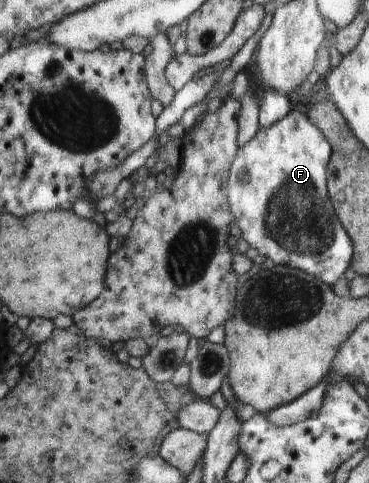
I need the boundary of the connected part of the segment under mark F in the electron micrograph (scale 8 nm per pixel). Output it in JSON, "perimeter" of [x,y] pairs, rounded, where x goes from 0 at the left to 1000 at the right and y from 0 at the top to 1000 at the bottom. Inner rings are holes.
{"perimeter":[[[786,230],[743,259],[705,263],[705,273],[667,300],[648,306],[640,331],[618,369],[618,418],[653,491],[680,513],[696,516],[743,551],[783,551],[864,573],[870,582],[902,590],[946,553],[957,532],[957,503],[935,474],[924,470],[908,433],[886,404],[881,354],[897,329],[897,304],[878,277],[827,236]],[[653,358],[669,362],[669,379],[656,379]]]}

